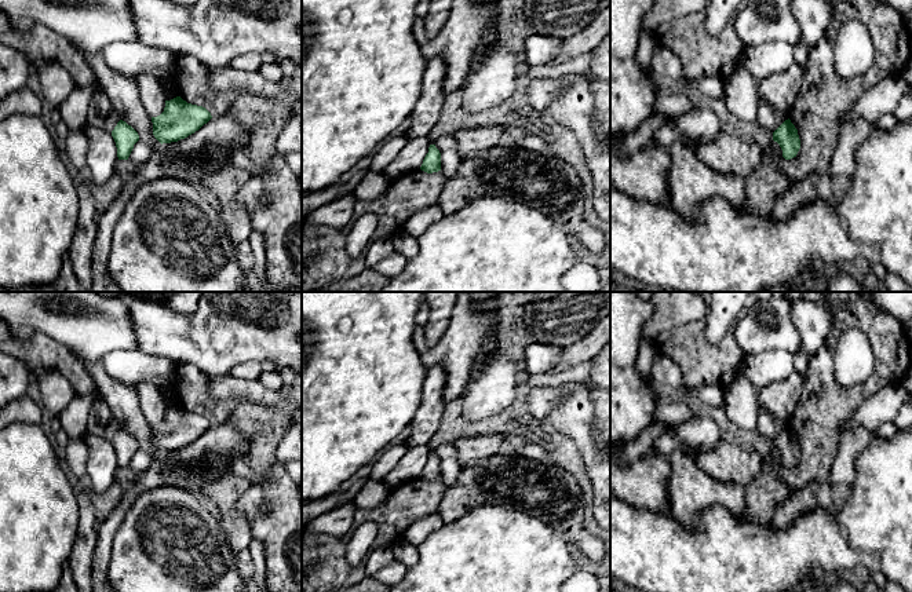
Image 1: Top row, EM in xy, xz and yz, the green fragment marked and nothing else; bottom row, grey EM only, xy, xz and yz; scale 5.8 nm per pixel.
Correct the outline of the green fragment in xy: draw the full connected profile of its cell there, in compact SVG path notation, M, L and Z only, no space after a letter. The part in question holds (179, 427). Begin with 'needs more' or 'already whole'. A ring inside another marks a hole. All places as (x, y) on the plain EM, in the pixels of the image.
already whole; M176 405L165 409L164 420L160 424L152 425L153 443L161 453L178 450L198 439L211 427L205 416L187 412Z

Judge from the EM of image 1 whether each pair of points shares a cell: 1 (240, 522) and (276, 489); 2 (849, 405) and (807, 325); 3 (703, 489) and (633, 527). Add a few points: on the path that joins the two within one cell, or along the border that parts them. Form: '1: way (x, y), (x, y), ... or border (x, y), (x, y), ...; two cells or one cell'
1: border (236, 511), (247, 518), (254, 538); two cells
2: border (821, 347), (812, 355); two cells
3: border (706, 508), (695, 529), (674, 516); two cells

